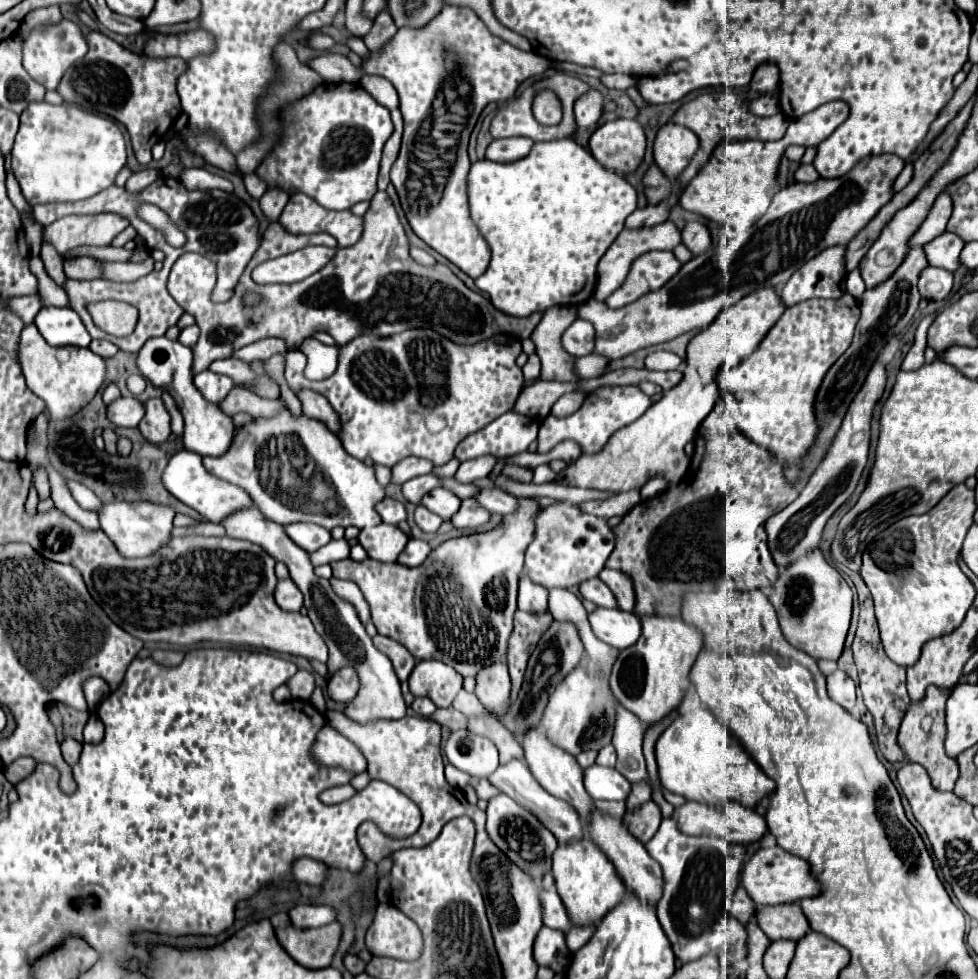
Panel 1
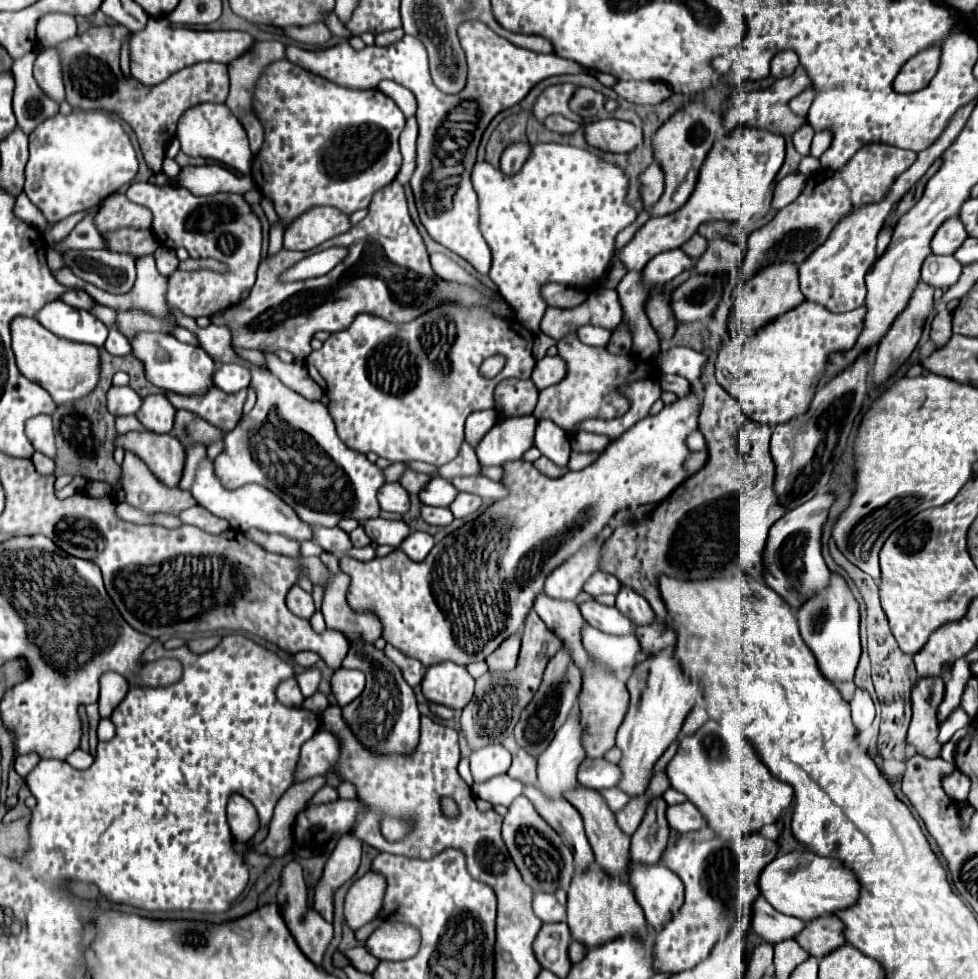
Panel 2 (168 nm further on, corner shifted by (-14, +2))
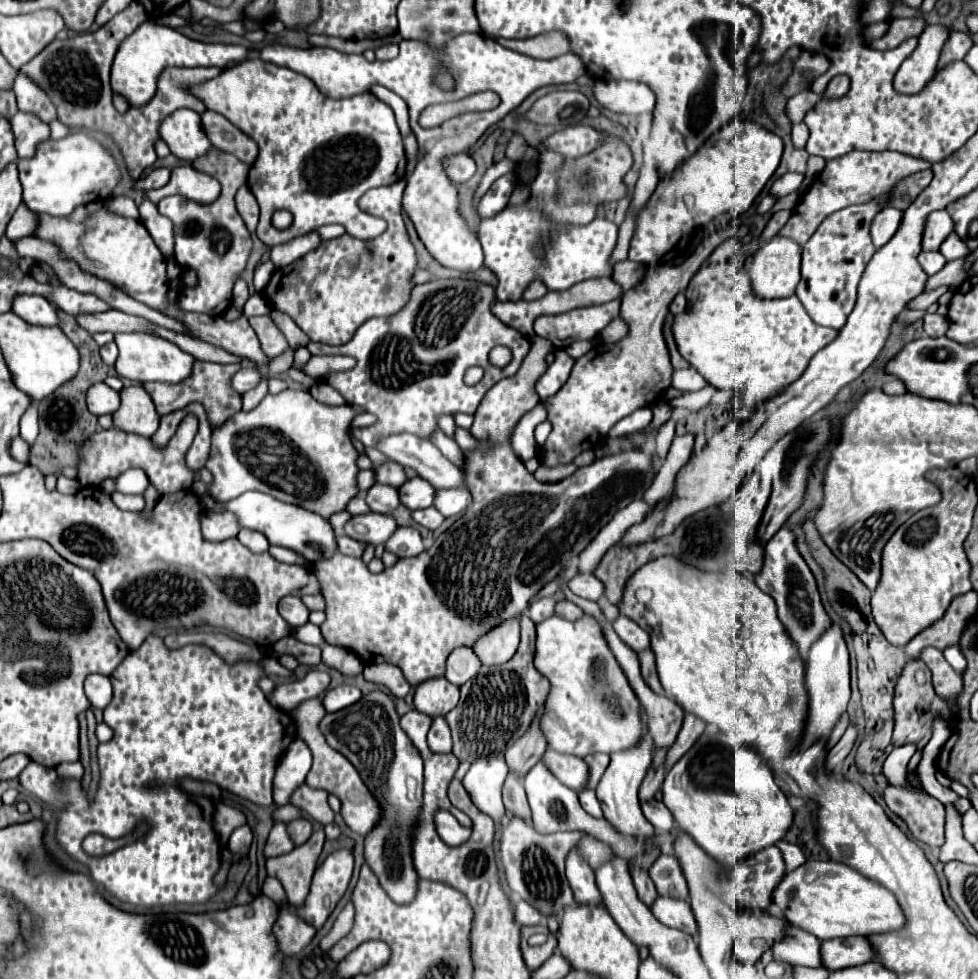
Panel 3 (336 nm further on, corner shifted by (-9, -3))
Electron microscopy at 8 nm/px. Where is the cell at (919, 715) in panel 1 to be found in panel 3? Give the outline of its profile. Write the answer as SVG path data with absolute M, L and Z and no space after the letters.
M919 658L909 660L905 664L905 670L901 672L901 678L895 684L893 708L895 708L895 728L893 728L895 746L903 746L903 744L917 744L917 748L925 746L933 734L935 718L943 718L947 722L951 722L951 718L953 718L953 712L949 710L947 702L943 702L933 690L931 670Z

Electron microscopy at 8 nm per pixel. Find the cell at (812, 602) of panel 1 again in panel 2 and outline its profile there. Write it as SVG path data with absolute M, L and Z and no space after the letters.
M830 573L828 587L808 597L798 607L796 619L800 635L814 653L824 677L832 683L852 679L860 659L860 605L848 587L848 581L838 573Z

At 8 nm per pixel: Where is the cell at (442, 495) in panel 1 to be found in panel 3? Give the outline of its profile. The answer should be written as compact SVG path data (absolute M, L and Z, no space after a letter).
M415 476L409 478L403 486L399 486L399 500L403 506L407 506L409 510L419 510L419 508L429 508L433 504L435 498L435 488L429 486L429 482L425 482L423 478Z

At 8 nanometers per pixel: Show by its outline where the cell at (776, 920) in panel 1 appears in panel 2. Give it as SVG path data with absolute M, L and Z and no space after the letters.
M836 915L816 917L808 921L806 927L796 935L796 941L812 957L822 959L826 953L830 953L830 949L836 949L838 945L844 943L842 929L844 925Z

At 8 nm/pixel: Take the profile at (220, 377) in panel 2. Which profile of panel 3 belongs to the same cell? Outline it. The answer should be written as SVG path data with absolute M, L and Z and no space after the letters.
M249 366L249 368L241 368L233 380L231 380L231 386L239 392L239 394L245 394L247 390L255 388L259 382L261 382L261 372L255 368L255 366Z

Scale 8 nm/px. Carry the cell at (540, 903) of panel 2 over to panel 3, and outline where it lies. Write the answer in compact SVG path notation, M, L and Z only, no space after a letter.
M519 900L517 904L515 904L515 910L513 910L513 914L515 914L515 920L517 920L517 924L521 922L523 926L533 926L533 924L541 924L541 914L537 914L537 910L533 910L533 906L529 906L527 902L523 902L523 900Z

